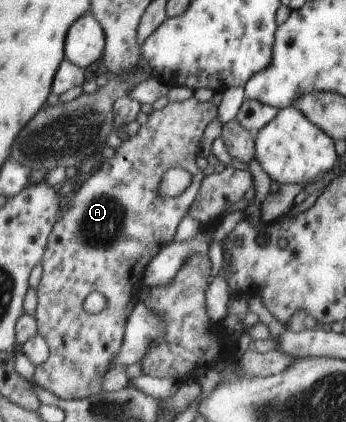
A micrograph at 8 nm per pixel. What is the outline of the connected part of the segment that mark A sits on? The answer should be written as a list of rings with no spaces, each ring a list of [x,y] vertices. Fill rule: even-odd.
[[[194,96],[182,102],[171,101],[163,109],[153,111],[148,116],[147,123],[139,126],[137,134],[129,135],[129,139],[121,142],[120,146],[116,148],[113,158],[106,159],[105,162],[103,161],[99,169],[97,169],[79,190],[71,196],[71,200],[68,198],[67,210],[63,212],[61,220],[55,222],[53,230],[49,235],[47,247],[41,262],[43,266],[41,281],[39,281],[36,288],[38,304],[34,317],[36,320],[37,332],[48,342],[50,348],[50,354],[47,360],[45,360],[42,365],[37,365],[35,367],[32,379],[38,386],[41,386],[41,388],[45,388],[45,390],[52,392],[55,396],[62,399],[82,399],[87,398],[87,396],[99,394],[102,391],[101,384],[103,376],[112,368],[111,362],[115,360],[115,356],[119,354],[121,345],[123,344],[126,320],[129,316],[127,314],[127,306],[131,306],[131,302],[137,298],[137,296],[131,296],[131,294],[133,294],[133,288],[135,288],[135,284],[141,280],[143,272],[146,271],[147,264],[155,258],[155,255],[163,247],[173,241],[179,222],[188,214],[188,210],[191,208],[193,202],[195,202],[195,197],[199,194],[199,189],[205,176],[201,168],[197,167],[195,159],[198,156],[199,142],[201,142],[201,138],[203,138],[205,127],[217,114],[218,106],[215,106],[211,100],[208,102],[199,102]],[[170,168],[183,168],[183,170],[187,170],[187,172],[191,174],[191,184],[187,187],[187,190],[173,198],[169,196],[159,196],[158,192],[158,184],[161,184],[162,174],[165,174]],[[91,292],[99,292],[99,294],[103,294],[107,300],[106,308],[104,308],[102,312],[99,312],[99,314],[89,314],[85,311],[85,308],[83,308],[83,302],[85,302],[85,298],[87,298]]]

